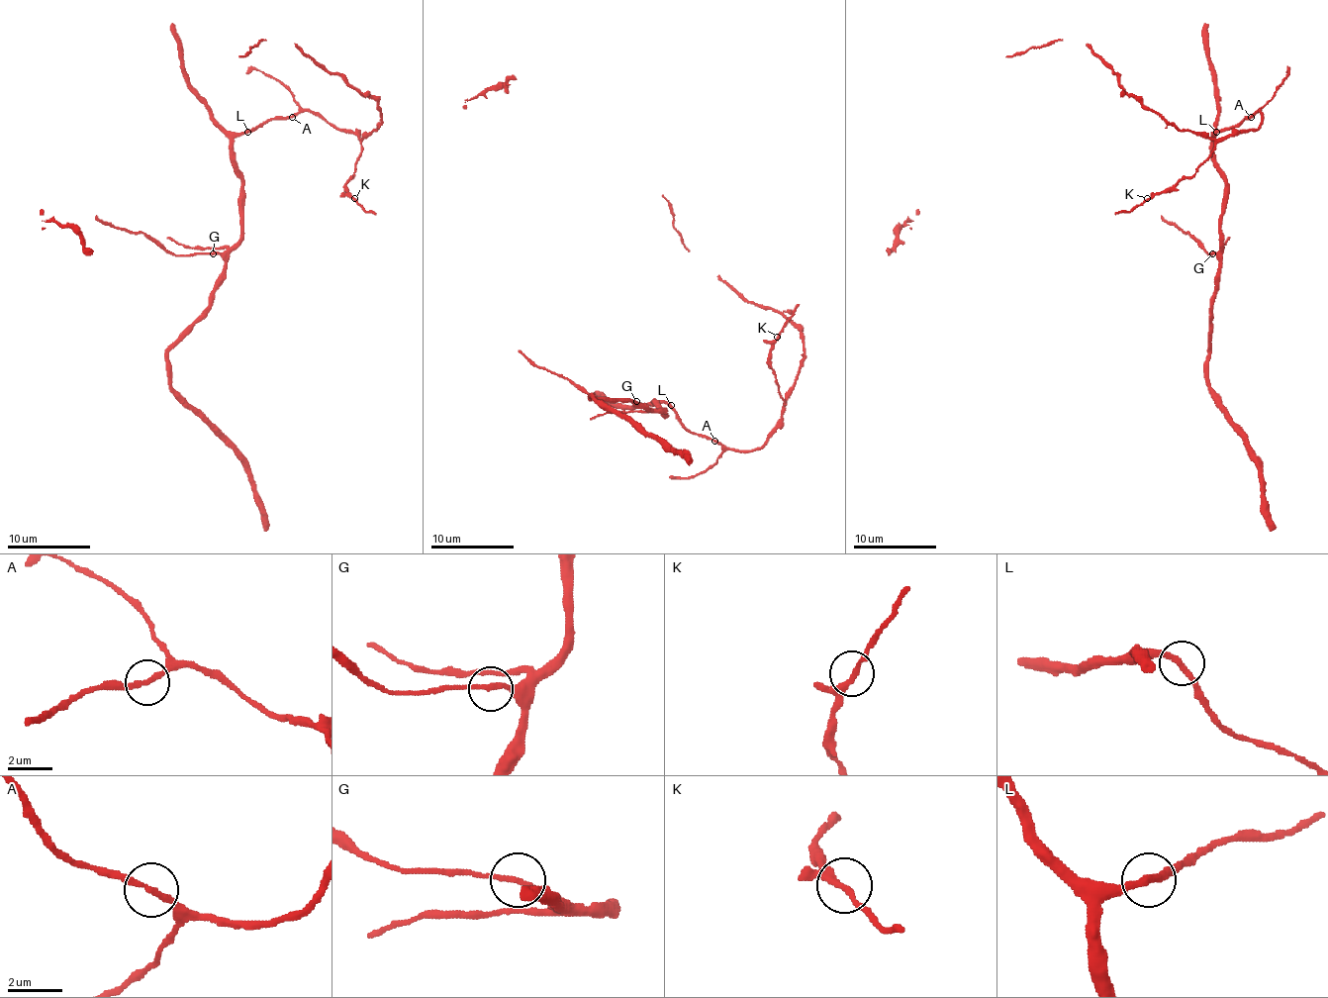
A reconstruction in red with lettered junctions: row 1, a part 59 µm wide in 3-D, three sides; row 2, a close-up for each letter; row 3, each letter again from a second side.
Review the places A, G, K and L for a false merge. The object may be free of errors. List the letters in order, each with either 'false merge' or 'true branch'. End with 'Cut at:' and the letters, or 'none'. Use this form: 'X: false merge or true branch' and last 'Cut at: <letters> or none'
A: true branch
G: true branch
K: true branch
L: true branch
Cut at: none

